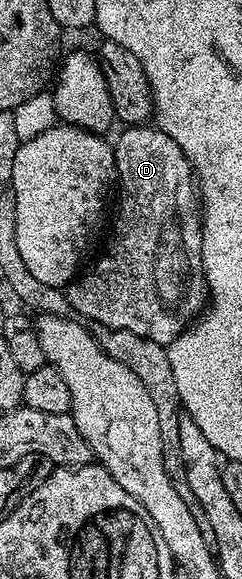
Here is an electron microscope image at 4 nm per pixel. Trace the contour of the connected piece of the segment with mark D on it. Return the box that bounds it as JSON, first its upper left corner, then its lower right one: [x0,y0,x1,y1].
[68,126,207,346]

